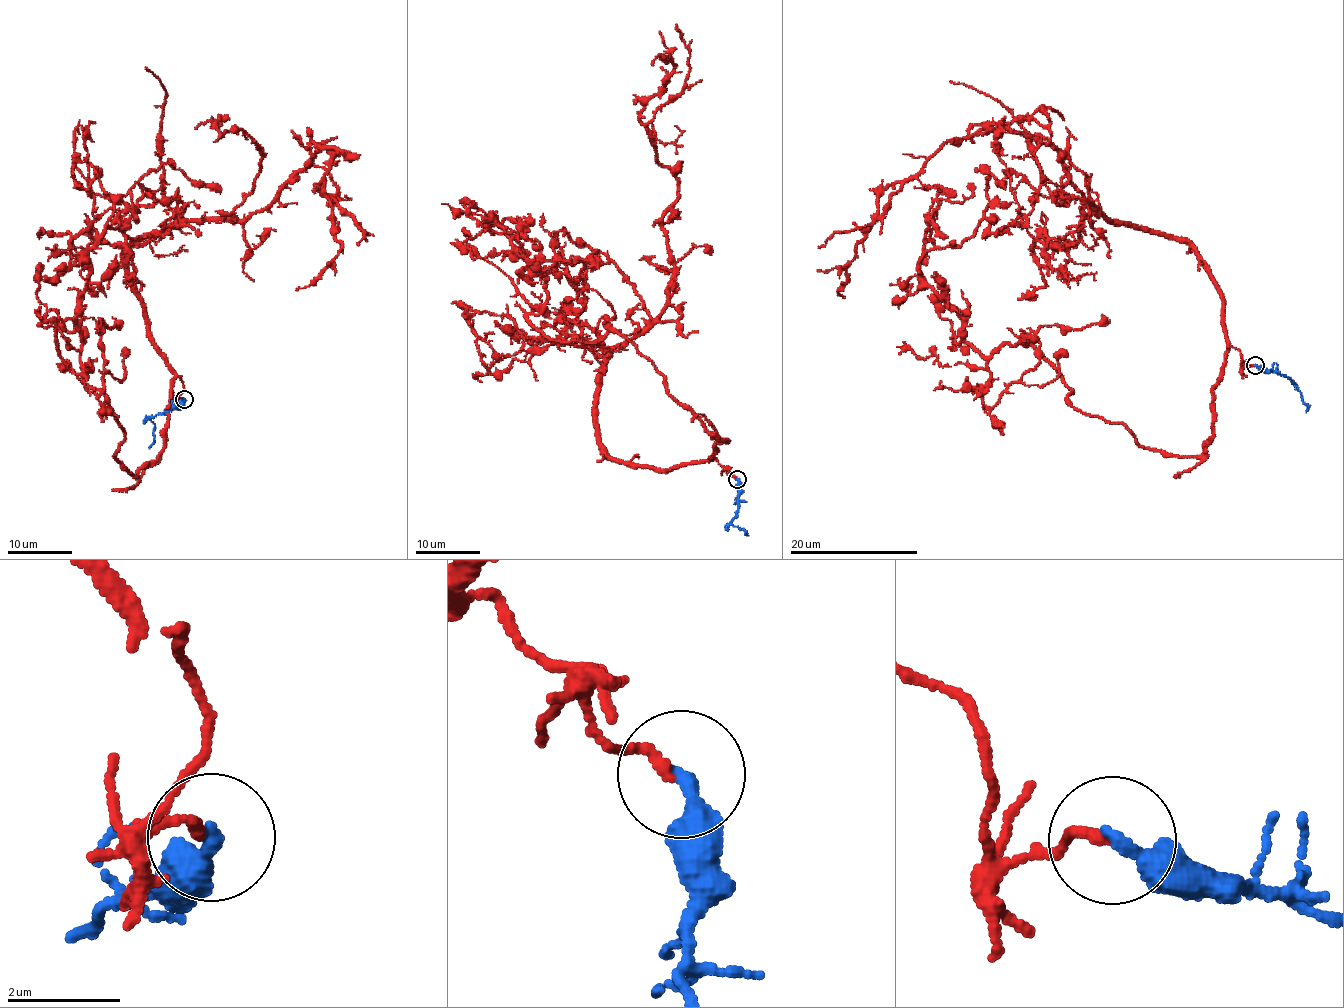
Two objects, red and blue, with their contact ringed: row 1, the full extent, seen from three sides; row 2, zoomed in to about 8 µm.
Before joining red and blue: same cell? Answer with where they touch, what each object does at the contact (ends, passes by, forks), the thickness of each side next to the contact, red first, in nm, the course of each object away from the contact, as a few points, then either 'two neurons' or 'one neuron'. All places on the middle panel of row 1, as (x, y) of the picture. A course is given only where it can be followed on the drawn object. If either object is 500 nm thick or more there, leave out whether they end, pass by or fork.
at (737, 479); red ends there; blue ends there; 180 nm thick on the red side, 320 nm on the other; red runs (736, 478), (714, 459), (728, 439), (632, 343), (532, 323), (547, 284), (491, 214), (522, 270), (600, 256); blue runs (738, 478), (738, 512), (731, 525), (745, 532); two neurons

